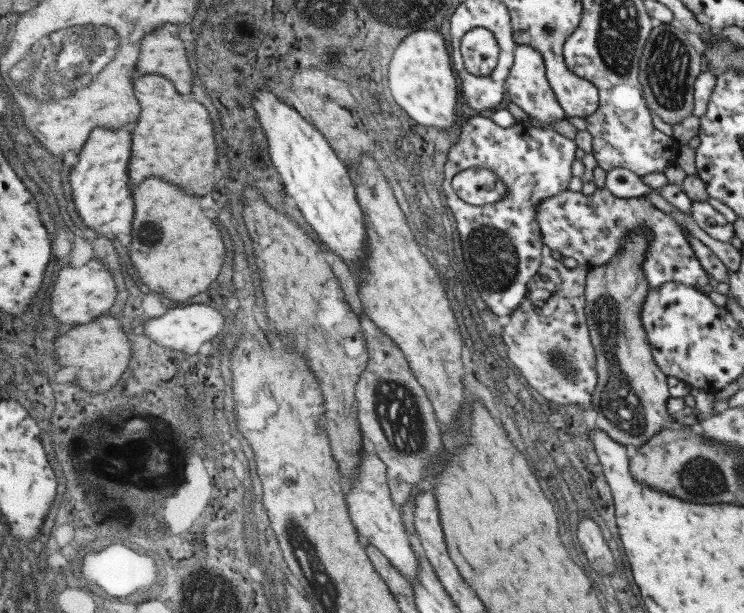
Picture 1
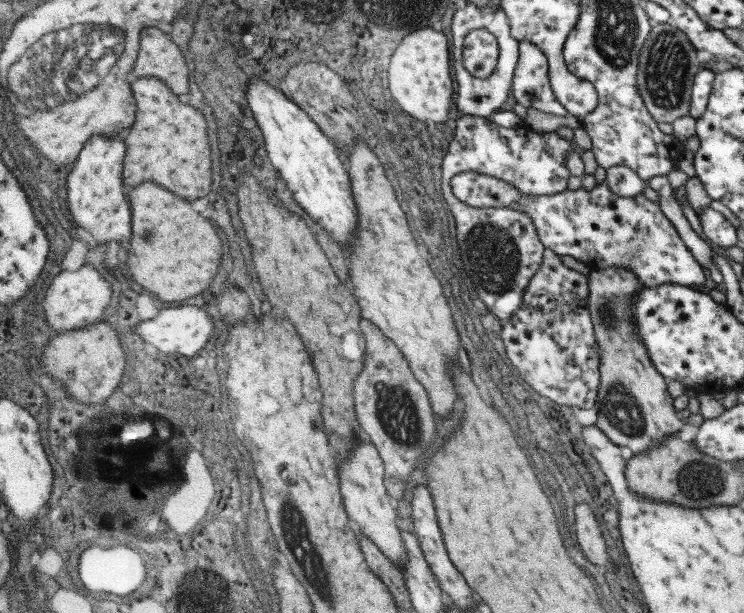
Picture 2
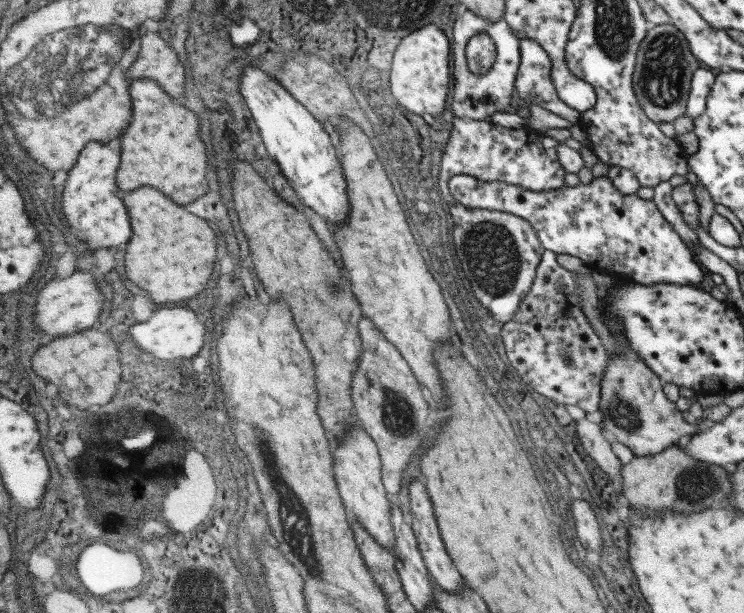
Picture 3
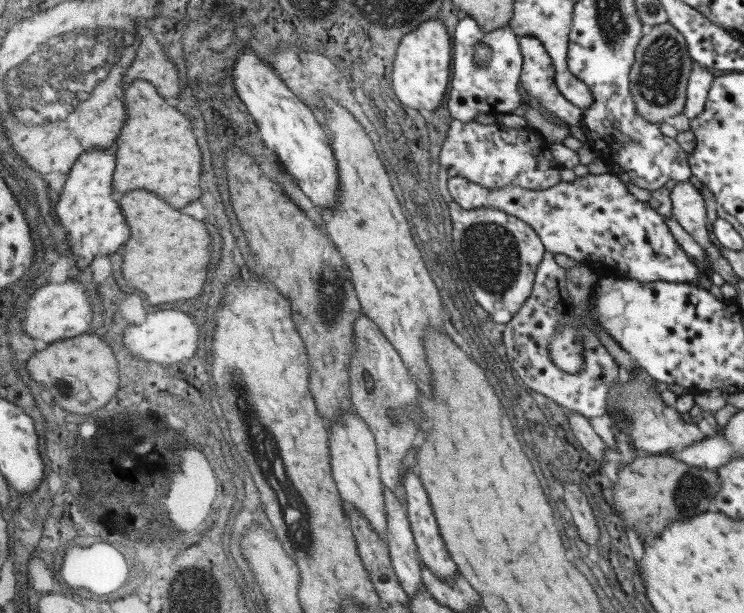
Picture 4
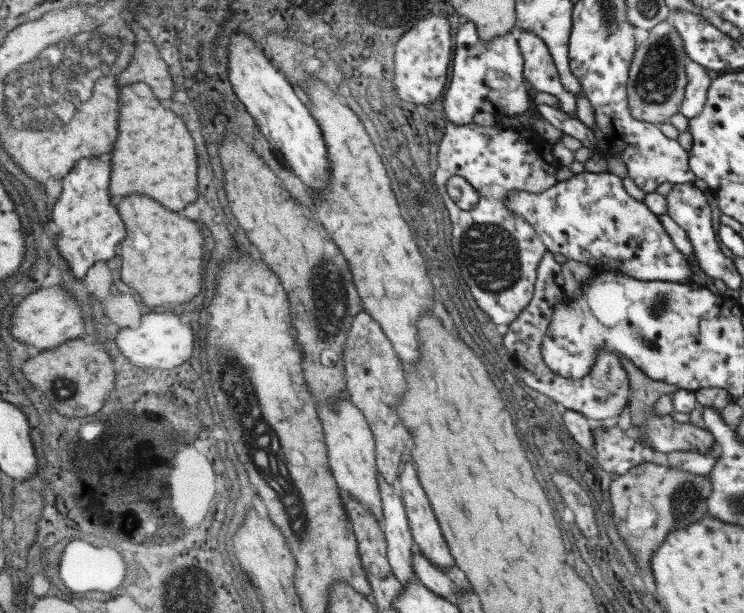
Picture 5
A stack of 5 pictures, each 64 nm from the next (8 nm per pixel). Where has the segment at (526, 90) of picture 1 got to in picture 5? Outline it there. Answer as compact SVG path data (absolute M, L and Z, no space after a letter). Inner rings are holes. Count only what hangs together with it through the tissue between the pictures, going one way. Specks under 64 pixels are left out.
M521 32L519 40L519 52L523 56L523 78L525 84L529 84L529 90L543 92L557 98L557 104L561 112L575 116L575 98L561 86L557 66L553 64L553 58L545 46L545 42L531 32Z

